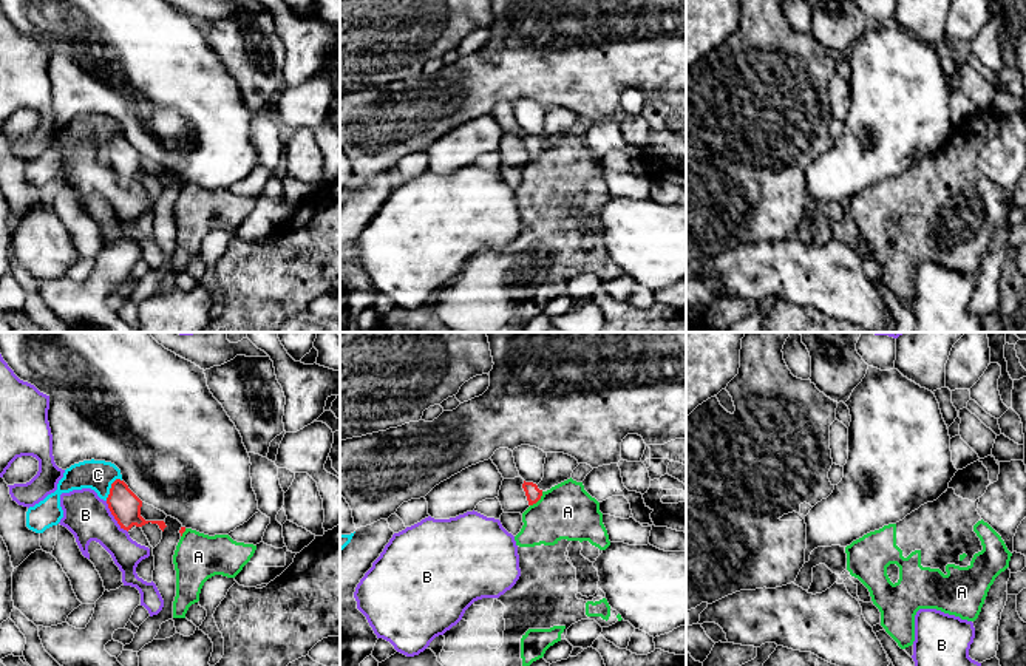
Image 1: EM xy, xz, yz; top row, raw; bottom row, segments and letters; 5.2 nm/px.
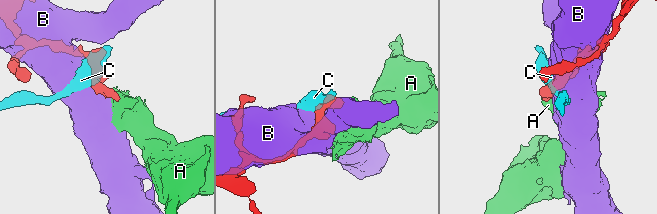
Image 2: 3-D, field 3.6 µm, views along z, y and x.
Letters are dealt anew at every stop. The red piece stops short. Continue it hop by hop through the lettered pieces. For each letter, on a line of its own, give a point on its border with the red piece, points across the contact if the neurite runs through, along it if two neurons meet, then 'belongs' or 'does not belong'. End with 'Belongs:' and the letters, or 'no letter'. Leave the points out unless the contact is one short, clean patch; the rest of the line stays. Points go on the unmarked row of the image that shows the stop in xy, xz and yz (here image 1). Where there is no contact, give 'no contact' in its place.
A: contact xz (538, 153); border xz (543, 146), (530, 159); does not belong
B: contact xy (113, 169); does not belong
C: contact xy (110, 142); border xy (119, 132), (112, 138), (105, 153); does not belong
Belongs: no letter

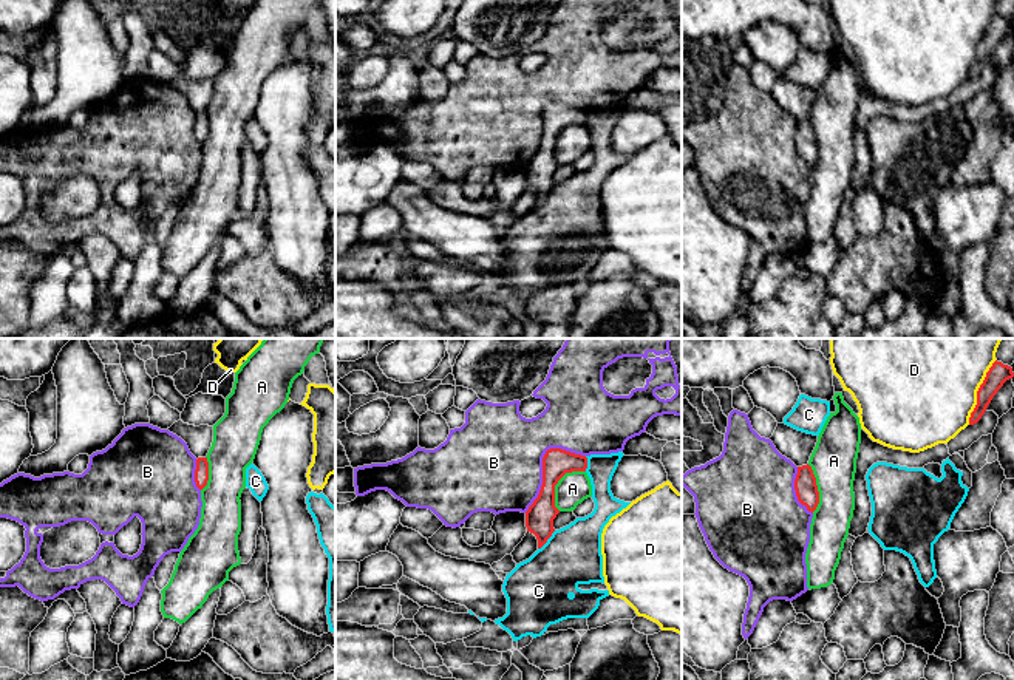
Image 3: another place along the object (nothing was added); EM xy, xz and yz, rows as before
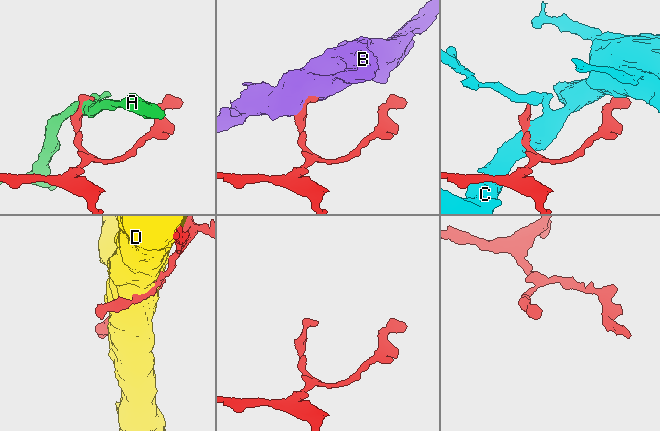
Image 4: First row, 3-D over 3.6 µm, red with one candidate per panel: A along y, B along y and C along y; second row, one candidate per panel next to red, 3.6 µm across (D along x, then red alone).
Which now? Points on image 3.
A: contact xz (557, 136); border xz (585, 124), (568, 125), (555, 139), (555, 161), (558, 164); does not belong
B: contact xz (543, 116); does not belong
C: contact xz (547, 192); does not belong
D: contact yz (977, 45); does not belong
Belongs: no letter

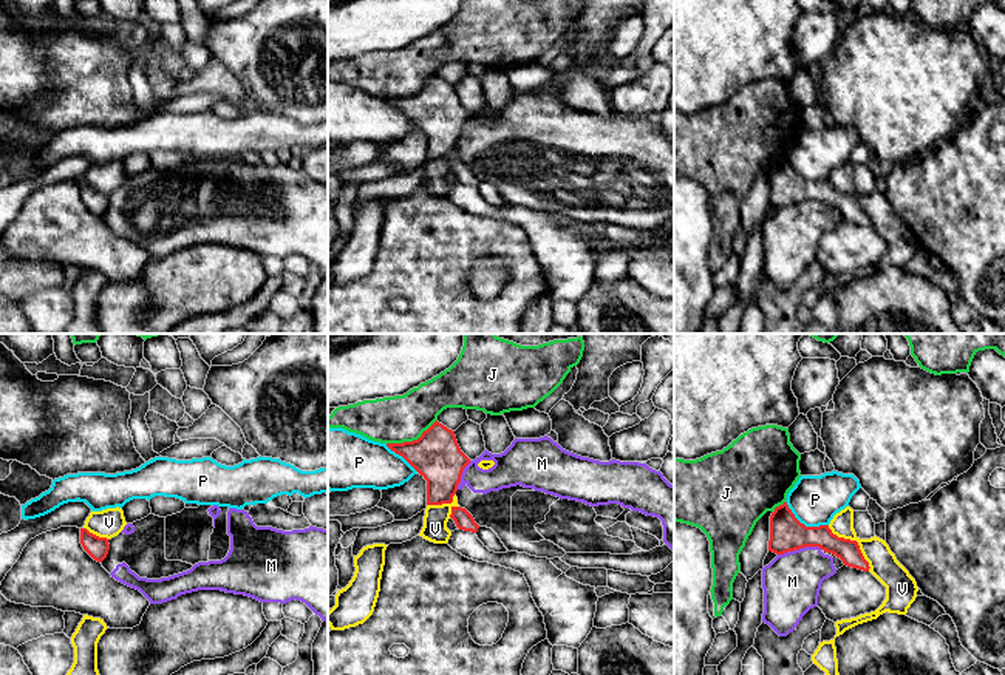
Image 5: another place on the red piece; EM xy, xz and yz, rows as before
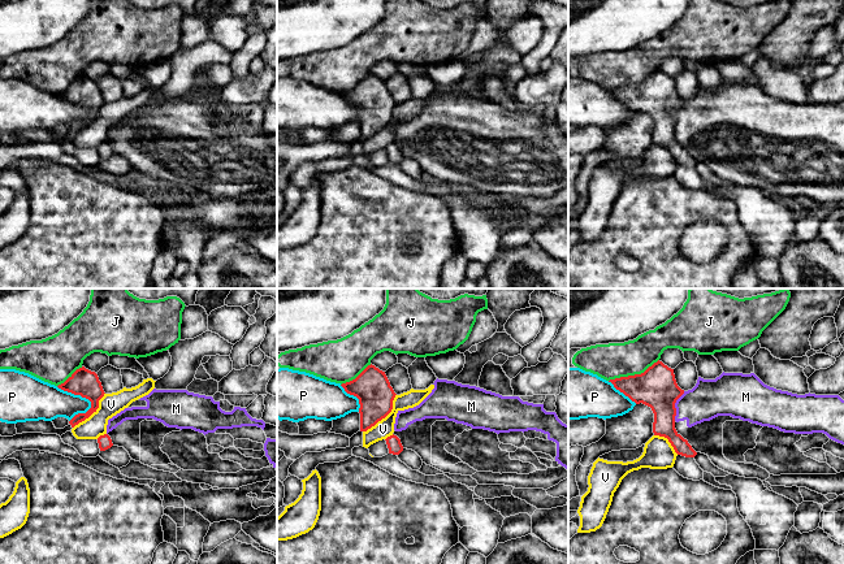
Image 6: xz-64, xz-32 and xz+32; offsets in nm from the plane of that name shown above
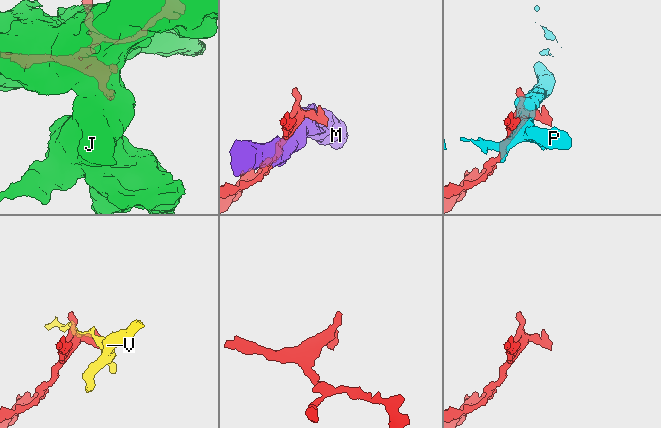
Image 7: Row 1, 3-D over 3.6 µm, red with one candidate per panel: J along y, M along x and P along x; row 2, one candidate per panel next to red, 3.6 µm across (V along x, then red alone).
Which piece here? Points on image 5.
J: contact xz (413, 94); does not belong
M: contact yz (800, 201); does not belong
P: contact yz (803, 178); does not belong
V: contact yz (855, 195); does not belong
Belongs: no letter

